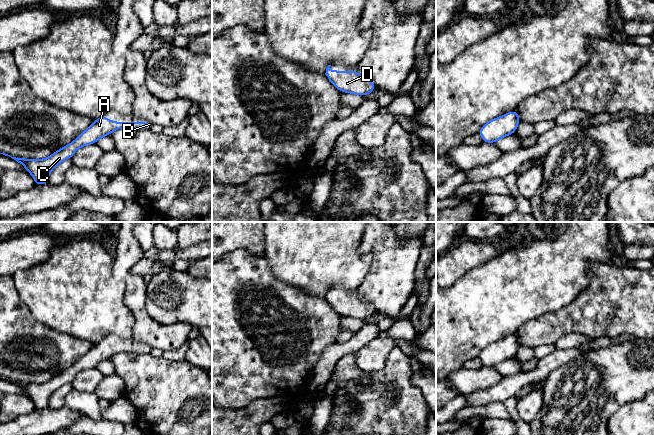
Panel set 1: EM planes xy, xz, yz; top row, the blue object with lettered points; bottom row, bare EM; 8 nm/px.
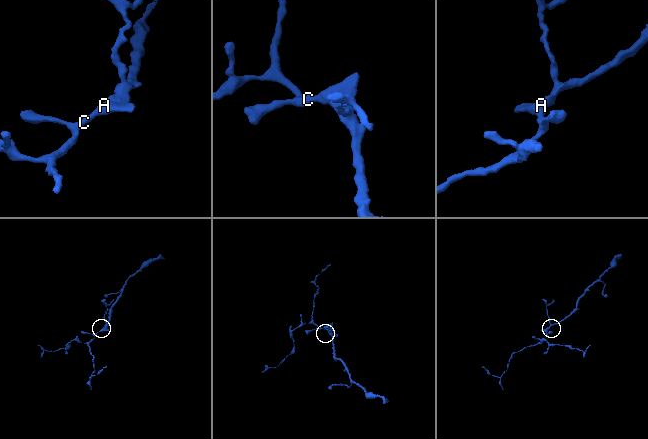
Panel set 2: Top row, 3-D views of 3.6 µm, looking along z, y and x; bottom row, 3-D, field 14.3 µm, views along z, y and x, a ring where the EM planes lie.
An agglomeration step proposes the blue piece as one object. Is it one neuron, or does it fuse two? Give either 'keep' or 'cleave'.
keep

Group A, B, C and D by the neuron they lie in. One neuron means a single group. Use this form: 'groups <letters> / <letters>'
groups A B C D

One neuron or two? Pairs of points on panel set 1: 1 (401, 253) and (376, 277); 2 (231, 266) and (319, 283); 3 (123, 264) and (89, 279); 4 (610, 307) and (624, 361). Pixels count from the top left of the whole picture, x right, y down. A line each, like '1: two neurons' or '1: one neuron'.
1: one neuron
2: two neurons
3: two neurons
4: two neurons

